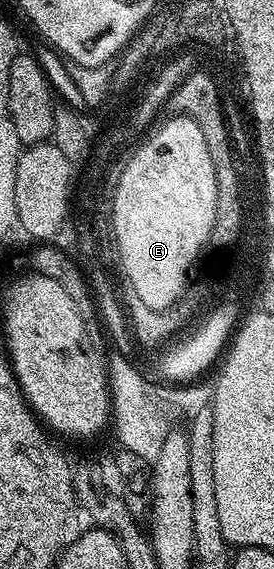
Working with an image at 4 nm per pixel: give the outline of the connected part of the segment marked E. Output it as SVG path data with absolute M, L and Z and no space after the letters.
M169 117L166 122L150 141L142 140L124 162L113 195L111 218L111 230L124 273L130 279L130 290L140 290L141 297L153 306L169 304L180 285L190 280L189 268L196 263L197 256L202 256L204 243L214 231L217 198L216 167L212 165L210 138L191 117Z

